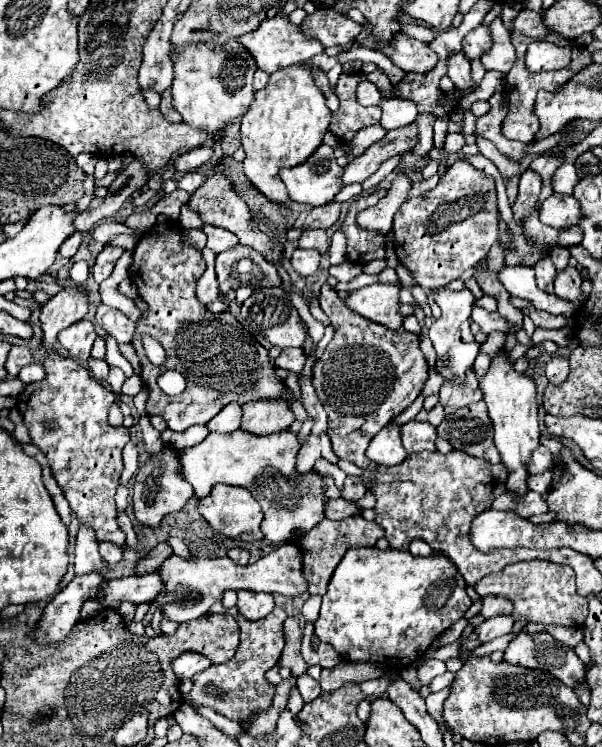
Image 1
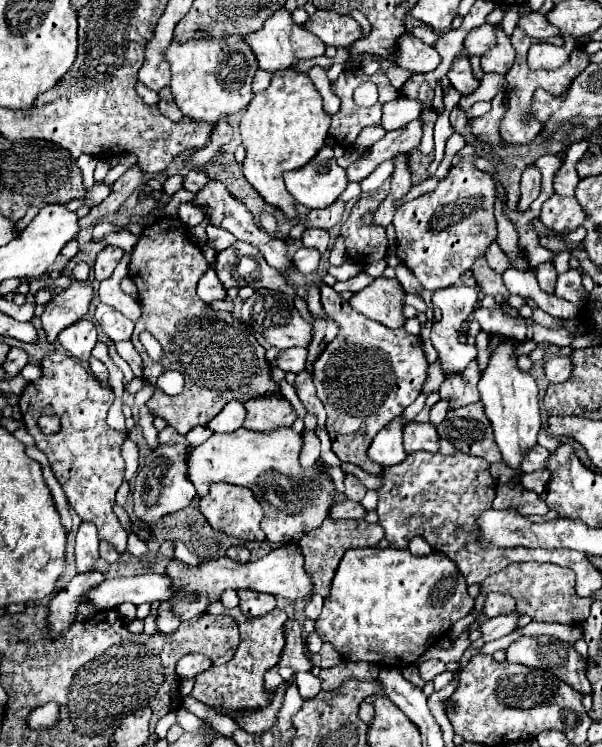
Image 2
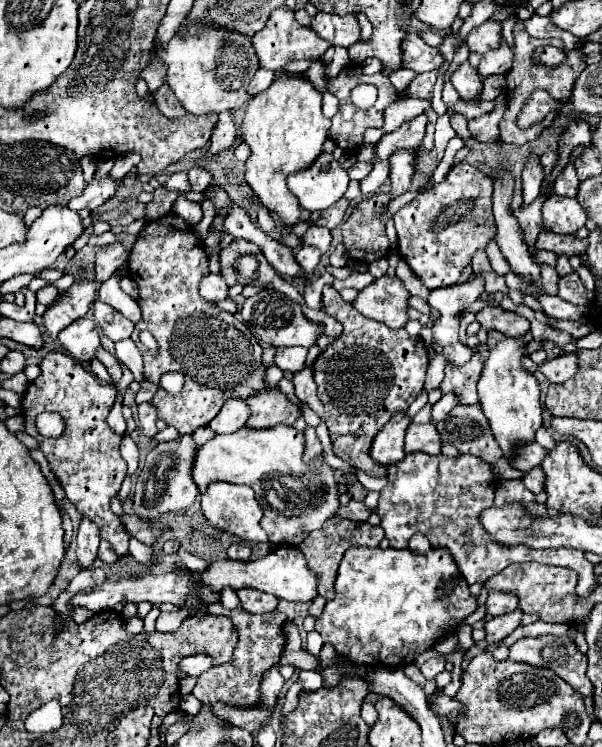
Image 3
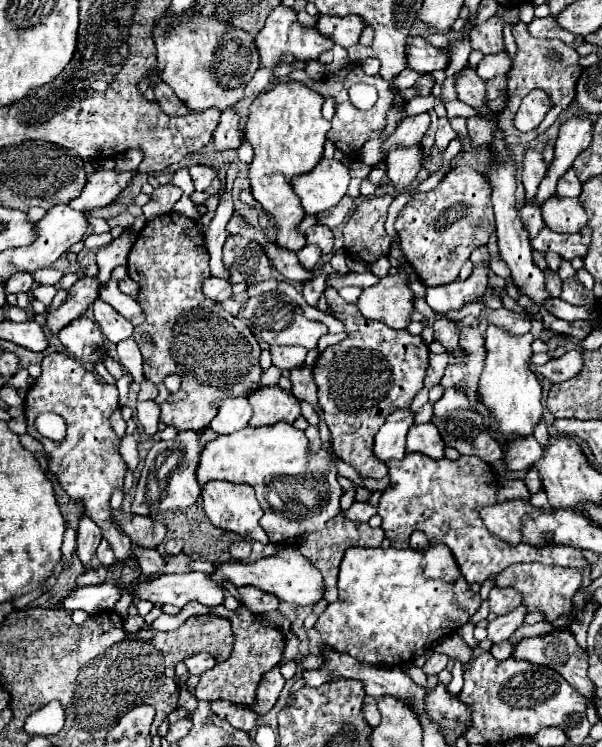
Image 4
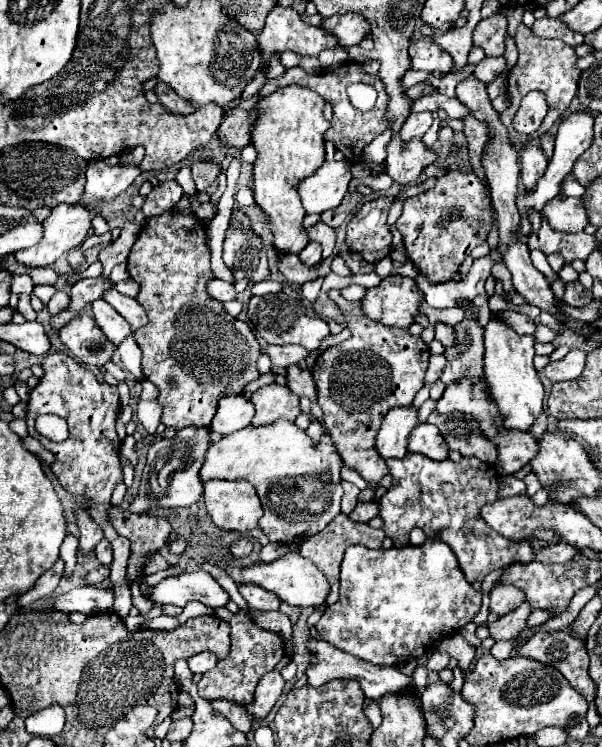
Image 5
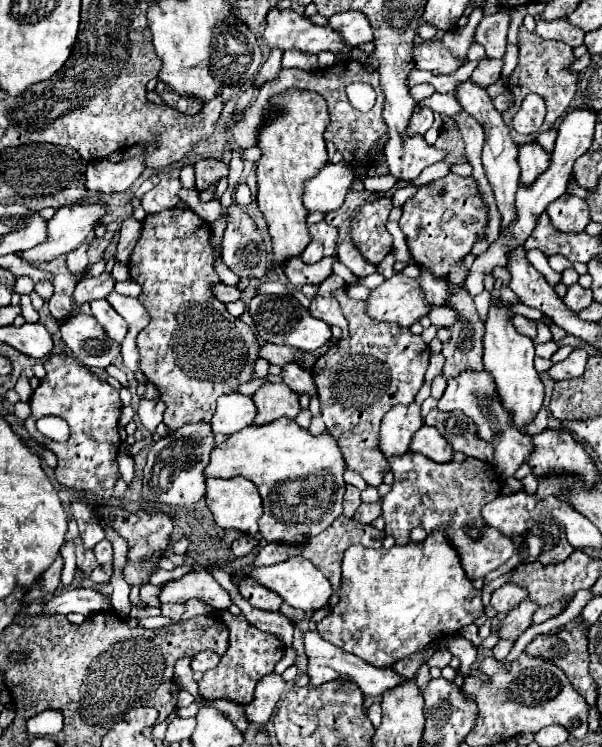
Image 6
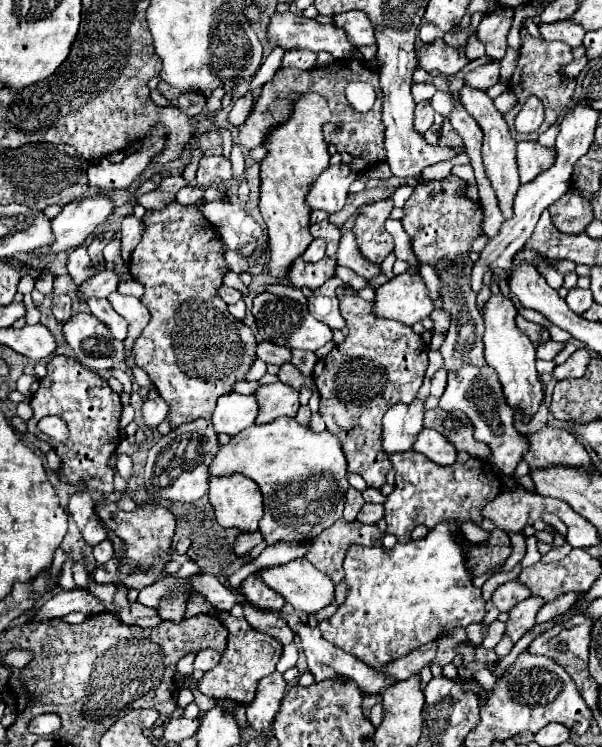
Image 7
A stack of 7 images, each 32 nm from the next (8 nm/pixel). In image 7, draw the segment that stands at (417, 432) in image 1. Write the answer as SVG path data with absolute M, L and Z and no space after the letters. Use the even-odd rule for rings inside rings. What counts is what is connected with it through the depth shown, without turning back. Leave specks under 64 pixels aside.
M422 428L412 450L424 454L426 458L430 458L432 462L440 464L440 466L448 466L456 462L456 448L436 430L432 428Z

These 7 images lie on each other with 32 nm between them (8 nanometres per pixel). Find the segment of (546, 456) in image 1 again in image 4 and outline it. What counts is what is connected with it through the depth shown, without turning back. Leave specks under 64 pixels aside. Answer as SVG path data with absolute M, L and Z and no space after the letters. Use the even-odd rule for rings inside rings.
M516 438L504 450L504 460L510 470L528 470L544 454L544 448L534 438Z

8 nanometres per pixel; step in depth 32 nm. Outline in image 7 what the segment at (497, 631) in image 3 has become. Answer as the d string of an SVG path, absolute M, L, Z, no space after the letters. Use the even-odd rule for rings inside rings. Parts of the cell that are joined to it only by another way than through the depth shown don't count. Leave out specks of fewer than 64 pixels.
M528 598L528 600L522 600L520 604L516 604L510 612L508 612L508 620L506 620L506 636L510 636L510 640L516 644L518 638L530 630L536 622L534 622L534 616L536 612L540 610L544 602L538 600L538 598Z

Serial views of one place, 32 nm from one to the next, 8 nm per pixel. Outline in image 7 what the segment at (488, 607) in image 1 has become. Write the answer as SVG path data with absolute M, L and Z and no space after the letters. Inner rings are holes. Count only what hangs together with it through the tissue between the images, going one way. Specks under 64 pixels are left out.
M516 580L502 584L500 588L494 590L492 594L492 604L500 610L500 612L510 612L518 602L526 600L530 596L530 590L522 584L518 584Z

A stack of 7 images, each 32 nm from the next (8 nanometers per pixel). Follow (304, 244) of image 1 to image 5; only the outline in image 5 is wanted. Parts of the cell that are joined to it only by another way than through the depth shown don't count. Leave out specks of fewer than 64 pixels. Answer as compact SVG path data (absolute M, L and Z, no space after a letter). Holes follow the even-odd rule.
M318 222L316 226L308 228L308 238L310 242L318 242L322 244L322 254L324 256L332 256L334 254L334 242L336 242L336 234L330 226L326 226L324 222Z

